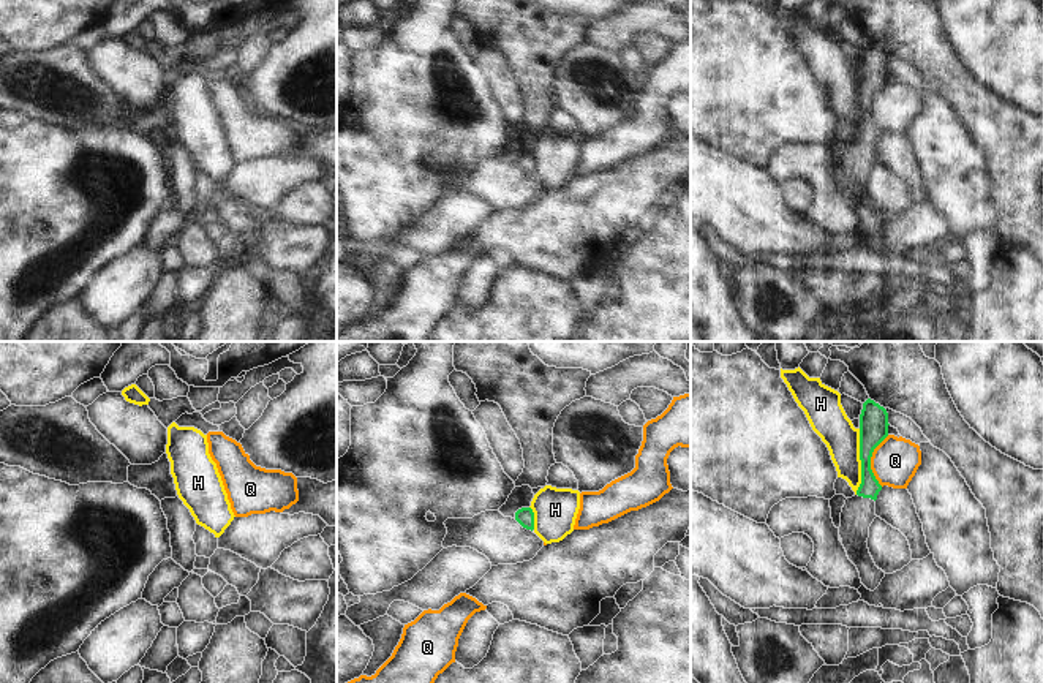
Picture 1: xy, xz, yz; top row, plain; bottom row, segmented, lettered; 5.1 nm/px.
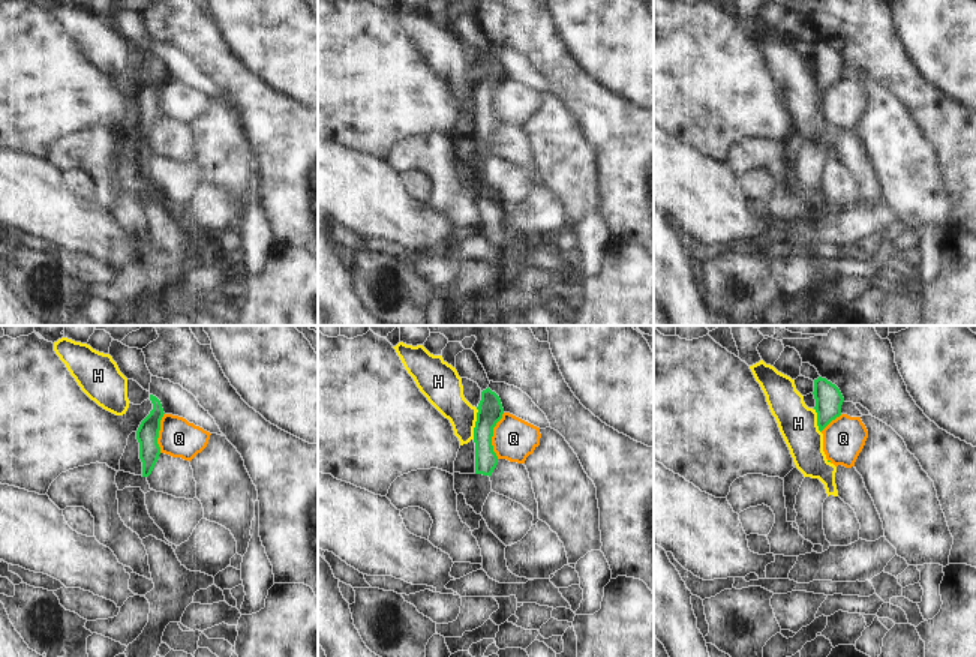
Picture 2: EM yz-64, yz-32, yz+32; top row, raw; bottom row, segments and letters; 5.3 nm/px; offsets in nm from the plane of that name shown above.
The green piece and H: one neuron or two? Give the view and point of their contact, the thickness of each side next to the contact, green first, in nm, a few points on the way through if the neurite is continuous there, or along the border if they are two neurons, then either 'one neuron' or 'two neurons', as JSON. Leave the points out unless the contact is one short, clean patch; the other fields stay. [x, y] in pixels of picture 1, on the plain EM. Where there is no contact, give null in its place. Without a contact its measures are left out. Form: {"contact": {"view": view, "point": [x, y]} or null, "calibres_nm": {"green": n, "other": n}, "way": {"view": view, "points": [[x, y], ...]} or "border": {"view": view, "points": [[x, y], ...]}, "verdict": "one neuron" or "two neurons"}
{"contact": {"view": "yz", "point": [862, 108]}, "calibres_nm": {"green": 140, "other": 180}, "border": {"view": "yz", "points": [[860, 75], [860, 132], [855, 139]]}, "verdict": "two neurons"}

